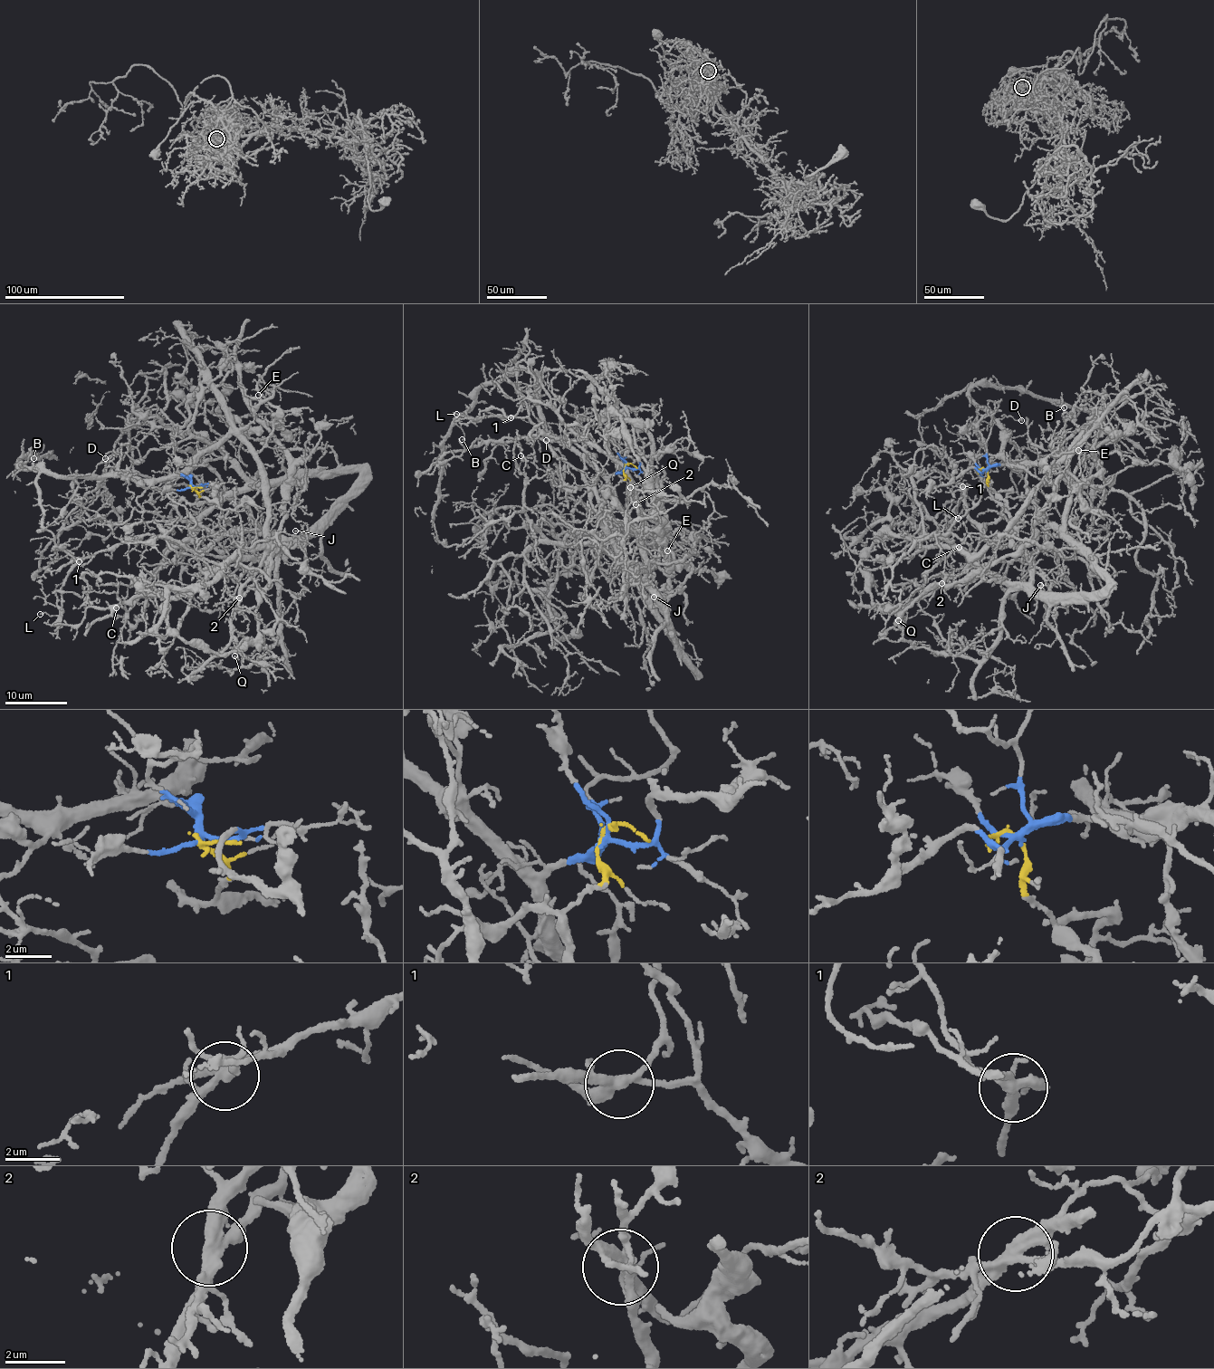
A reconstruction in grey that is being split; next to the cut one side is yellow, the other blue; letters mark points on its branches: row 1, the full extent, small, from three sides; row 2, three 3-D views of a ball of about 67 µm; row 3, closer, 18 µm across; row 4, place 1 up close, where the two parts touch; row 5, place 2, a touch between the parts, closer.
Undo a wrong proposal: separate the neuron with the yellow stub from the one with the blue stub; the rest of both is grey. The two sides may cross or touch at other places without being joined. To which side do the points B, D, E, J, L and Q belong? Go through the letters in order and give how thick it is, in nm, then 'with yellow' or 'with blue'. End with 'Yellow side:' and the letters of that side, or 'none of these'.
B: 100 nm | with blue
D: 120 nm | with blue
E: 80 nm | with blue
J: 130 nm | with yellow
L: 110 nm | with yellow
Q: 130 nm | with blue
Yellow side: J, L

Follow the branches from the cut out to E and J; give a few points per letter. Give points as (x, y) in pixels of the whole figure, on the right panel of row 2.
E: (984, 470), (1008, 464), (1055, 467), (1037, 487), (1044, 458), (1071, 451), (1081, 455), (1078, 449)
J: (985, 469), (988, 487), (995, 493), (1008, 490), (1014, 540), (1026, 555), (1033, 585), (1043, 594), (1040, 585)

